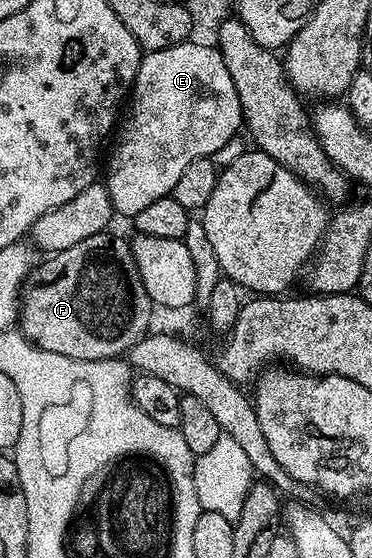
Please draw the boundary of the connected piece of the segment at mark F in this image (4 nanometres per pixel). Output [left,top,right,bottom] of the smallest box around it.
[16,231,152,360]

